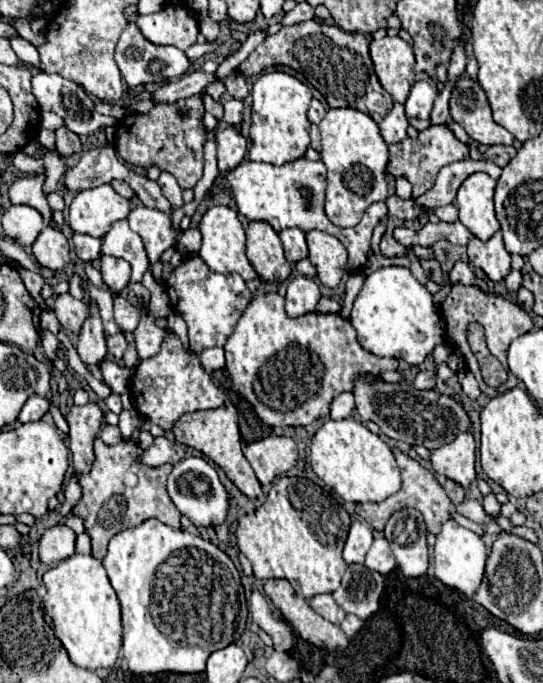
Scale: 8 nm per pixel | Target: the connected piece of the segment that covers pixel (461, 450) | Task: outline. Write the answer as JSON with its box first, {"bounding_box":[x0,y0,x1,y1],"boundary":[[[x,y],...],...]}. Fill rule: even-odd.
{"bounding_box":[431,433,477,487],"boundary":[[[471,433],[457,435],[451,443],[441,445],[431,451],[433,471],[445,475],[447,479],[457,481],[467,487],[477,479],[475,475],[475,441]]]}

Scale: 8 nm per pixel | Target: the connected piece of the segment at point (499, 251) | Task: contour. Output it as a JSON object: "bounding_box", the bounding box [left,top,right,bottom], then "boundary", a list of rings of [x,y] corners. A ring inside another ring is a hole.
{"bounding_box":[467,231,511,283],"boundary":[[[497,231],[489,241],[471,237],[469,245],[467,245],[467,253],[469,253],[469,263],[473,267],[485,271],[485,275],[493,283],[503,281],[507,277],[507,273],[511,271],[511,255],[507,253],[507,249],[503,245],[501,231]]]}

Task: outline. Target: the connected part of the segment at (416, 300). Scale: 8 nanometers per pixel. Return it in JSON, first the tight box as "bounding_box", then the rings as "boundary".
{"bounding_box":[349,267,445,365],"boundary":[[[381,267],[371,273],[353,303],[349,321],[365,351],[377,357],[403,359],[409,365],[421,365],[433,347],[443,343],[445,337],[441,315],[431,293],[411,275],[407,267]]]}

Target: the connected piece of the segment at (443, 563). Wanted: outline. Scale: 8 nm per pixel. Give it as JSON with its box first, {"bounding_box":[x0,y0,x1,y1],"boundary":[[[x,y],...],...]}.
{"bounding_box":[433,519,487,597],"boundary":[[[451,519],[443,523],[443,529],[437,535],[437,545],[433,555],[434,575],[441,583],[445,583],[447,587],[459,589],[467,597],[473,597],[477,593],[481,579],[485,575],[485,561],[487,561],[487,547],[477,533],[457,525]]]}

